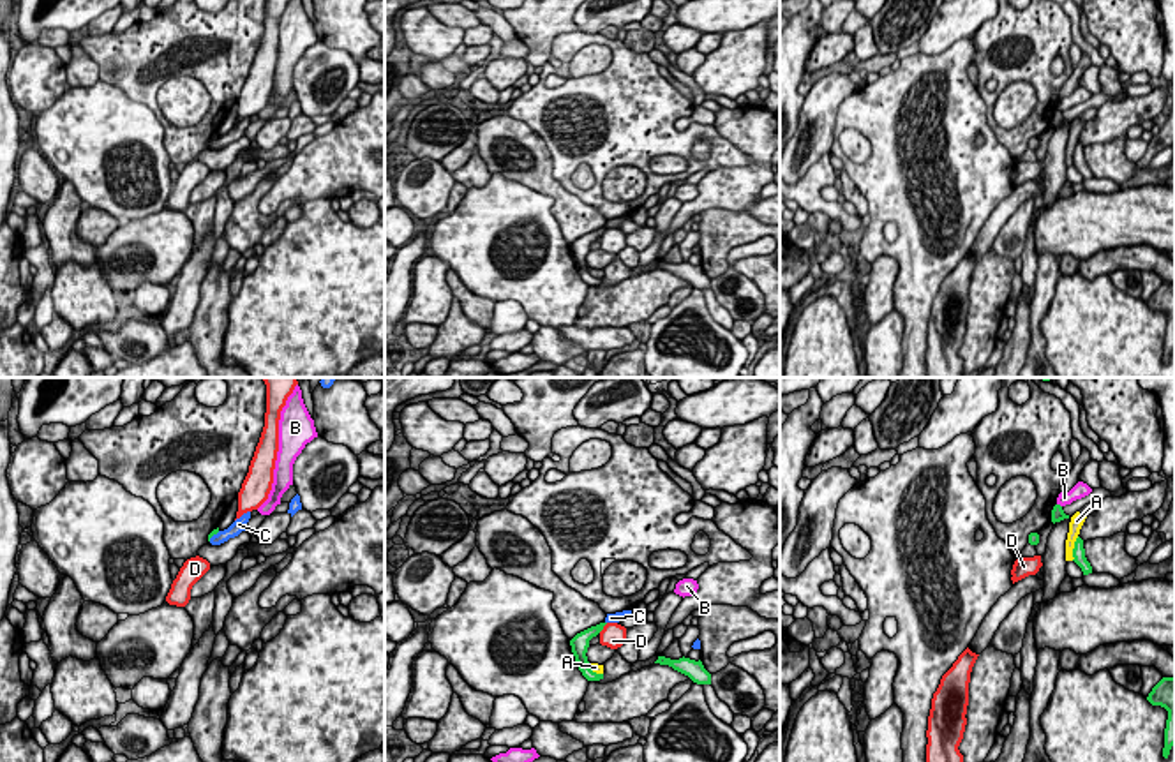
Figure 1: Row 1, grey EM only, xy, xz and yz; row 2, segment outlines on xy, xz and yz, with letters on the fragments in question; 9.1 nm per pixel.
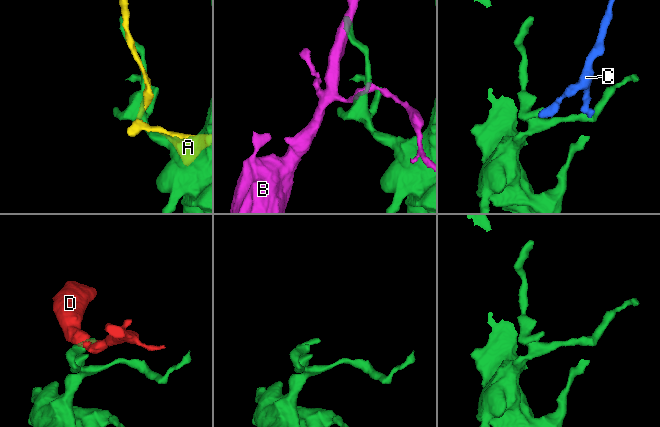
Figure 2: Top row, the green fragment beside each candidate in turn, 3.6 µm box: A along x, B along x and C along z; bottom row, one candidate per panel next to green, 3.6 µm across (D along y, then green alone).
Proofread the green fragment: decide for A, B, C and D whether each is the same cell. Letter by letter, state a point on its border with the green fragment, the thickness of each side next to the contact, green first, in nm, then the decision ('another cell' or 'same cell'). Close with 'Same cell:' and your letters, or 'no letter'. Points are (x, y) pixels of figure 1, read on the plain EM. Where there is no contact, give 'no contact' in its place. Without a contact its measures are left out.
A: meets green in yz at (1073, 154); 130 nm thick on the green side, 120 nm on the other; another cell
B: meets green in yz at (1059, 110); 130 nm thick on the green side, 140 nm on the other; another cell
C: meets green in xy at (214, 138); 50 nm thick on the green side, 120 nm on the other; another cell
D: meets green in xz at (602, 233); 160 nm thick on the green side, 240 nm on the other; another cell
Same cell: no letter

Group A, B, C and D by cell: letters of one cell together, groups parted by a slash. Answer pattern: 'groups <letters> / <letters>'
groups A / B / C / D

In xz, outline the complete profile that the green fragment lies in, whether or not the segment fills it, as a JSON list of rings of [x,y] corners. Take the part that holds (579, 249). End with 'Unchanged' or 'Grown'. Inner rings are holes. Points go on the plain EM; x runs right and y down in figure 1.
[[[600,228],[600,229],[596,229],[596,231],[591,231],[591,233],[584,235],[584,236],[577,238],[577,240],[570,245],[572,258],[573,258],[573,261],[575,261],[575,266],[577,266],[577,270],[579,270],[579,275],[582,277],[582,280],[584,280],[588,286],[600,286],[600,284],[603,284],[603,279],[596,279],[596,277],[593,277],[593,275],[588,272],[589,266],[588,266],[586,258],[588,258],[588,252],[589,252],[589,245],[591,245],[593,242],[596,242],[596,240],[603,235],[605,229],[607,229],[607,228]]]. Unchanged

